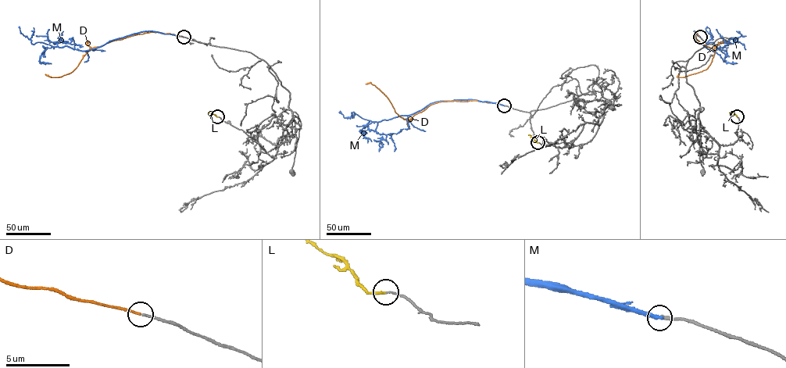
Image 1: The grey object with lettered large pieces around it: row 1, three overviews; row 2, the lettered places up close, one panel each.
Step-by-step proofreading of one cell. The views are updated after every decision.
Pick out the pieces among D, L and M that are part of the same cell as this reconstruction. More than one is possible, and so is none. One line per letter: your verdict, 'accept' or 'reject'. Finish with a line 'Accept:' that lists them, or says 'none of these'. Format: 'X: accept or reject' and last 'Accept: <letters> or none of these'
D: accept
L: reject
M: reject
Accept: D

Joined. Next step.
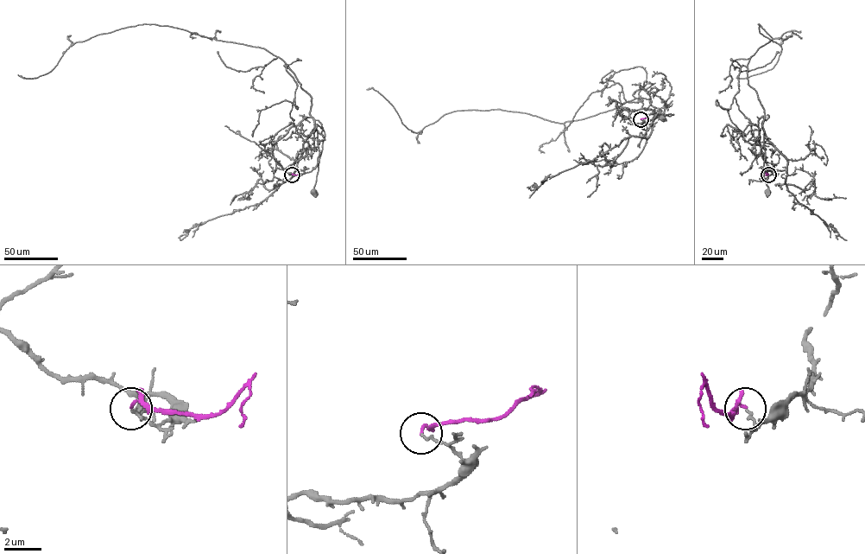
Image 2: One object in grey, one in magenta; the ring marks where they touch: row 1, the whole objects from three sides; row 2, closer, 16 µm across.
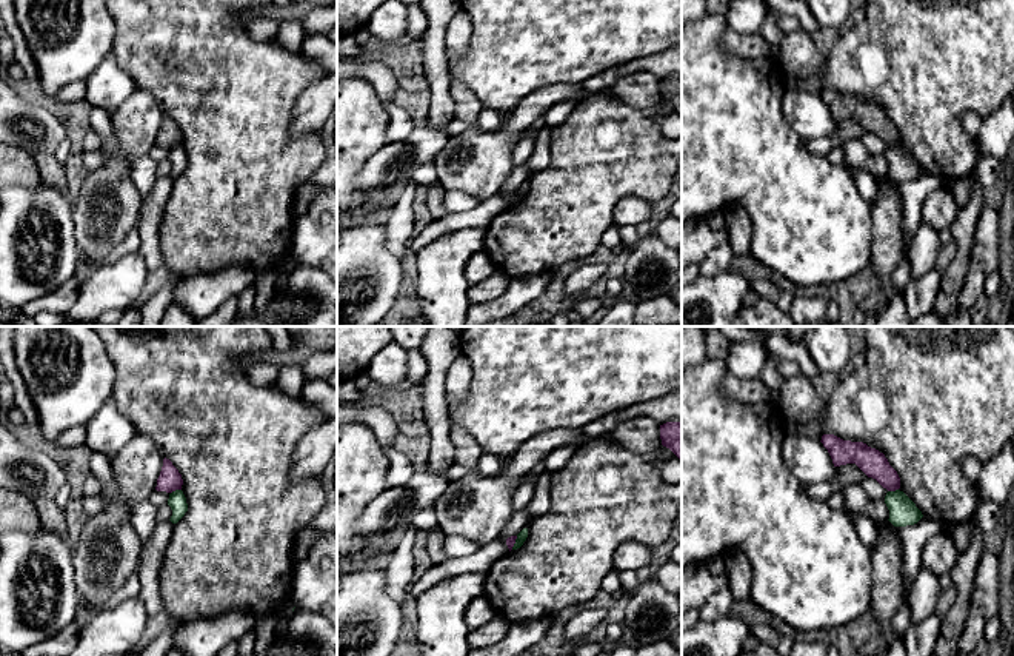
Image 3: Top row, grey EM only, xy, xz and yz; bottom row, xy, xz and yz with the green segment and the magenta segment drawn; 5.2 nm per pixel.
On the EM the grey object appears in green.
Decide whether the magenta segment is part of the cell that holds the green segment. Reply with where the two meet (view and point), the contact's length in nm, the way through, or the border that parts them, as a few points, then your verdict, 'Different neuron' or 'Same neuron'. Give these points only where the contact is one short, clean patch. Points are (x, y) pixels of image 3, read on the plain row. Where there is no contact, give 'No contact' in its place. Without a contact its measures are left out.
Touches green at xy (176, 145). Shared border 60 nm. Boundary: xy (180, 143), (171, 148). Different neuron

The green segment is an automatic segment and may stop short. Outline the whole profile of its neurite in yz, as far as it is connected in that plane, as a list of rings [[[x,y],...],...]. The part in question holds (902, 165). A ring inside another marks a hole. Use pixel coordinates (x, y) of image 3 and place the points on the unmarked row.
[[[900,145],[888,146],[885,159],[889,165],[889,177],[894,182],[906,182],[917,179],[923,169],[916,159]]]

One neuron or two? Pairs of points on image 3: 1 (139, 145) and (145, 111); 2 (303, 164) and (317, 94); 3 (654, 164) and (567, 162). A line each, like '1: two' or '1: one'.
1: one
2: two
3: one

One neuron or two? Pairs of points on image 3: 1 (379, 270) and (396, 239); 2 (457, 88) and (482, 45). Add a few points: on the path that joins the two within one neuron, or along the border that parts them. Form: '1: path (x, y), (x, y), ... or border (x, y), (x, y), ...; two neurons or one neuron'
1: border (385, 219), (385, 244), (399, 256); two neurons
2: border (451, 79), (462, 80), (482, 107); two neurons

